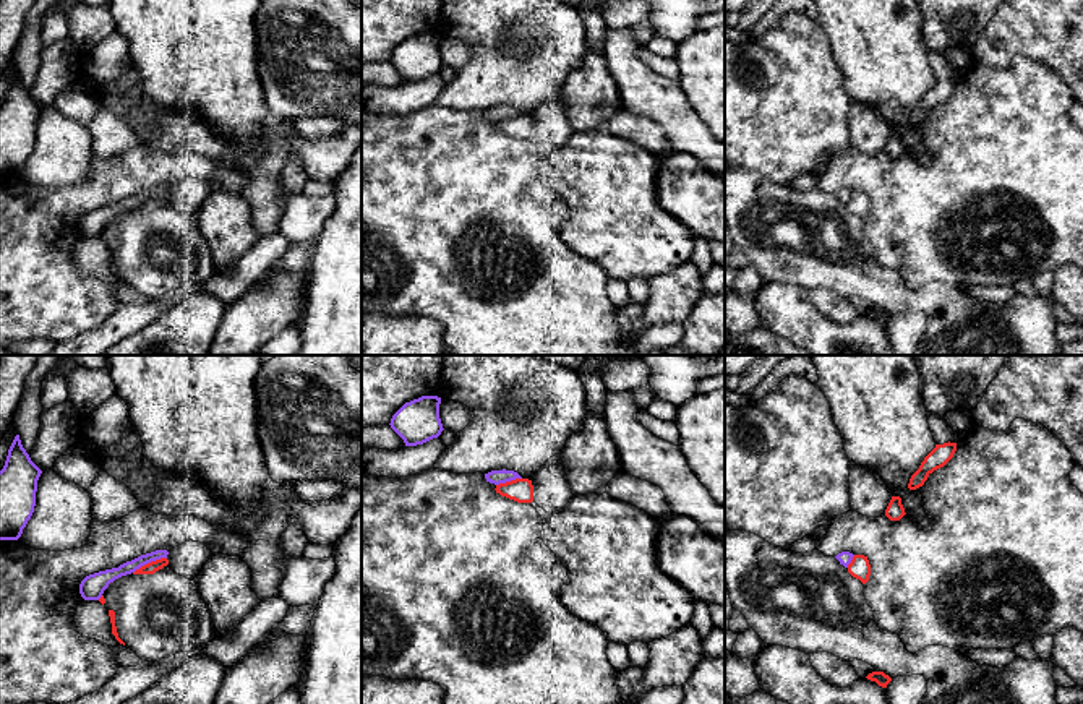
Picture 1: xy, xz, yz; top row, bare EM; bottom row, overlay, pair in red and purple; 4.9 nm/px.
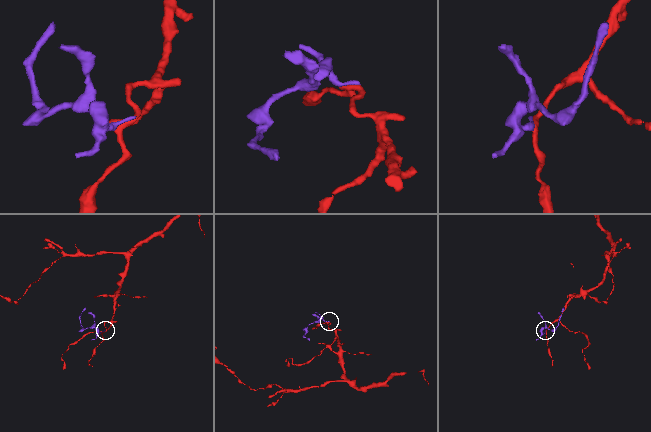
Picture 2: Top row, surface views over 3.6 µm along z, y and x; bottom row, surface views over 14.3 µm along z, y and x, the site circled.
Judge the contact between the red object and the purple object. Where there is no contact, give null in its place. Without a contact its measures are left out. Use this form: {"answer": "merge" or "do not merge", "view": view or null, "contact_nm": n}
{"answer": "do not merge", "view": "xy", "contact_nm": 190}

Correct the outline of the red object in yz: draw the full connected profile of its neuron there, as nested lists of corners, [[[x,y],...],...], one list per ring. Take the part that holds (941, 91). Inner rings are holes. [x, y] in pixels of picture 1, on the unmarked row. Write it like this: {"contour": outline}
{"contour": [[[944,79],[944,81],[935,81],[935,84],[924,94],[921,99],[919,105],[911,112],[908,125],[916,127],[924,122],[927,114],[944,104],[955,91],[957,88],[957,79]]]}

